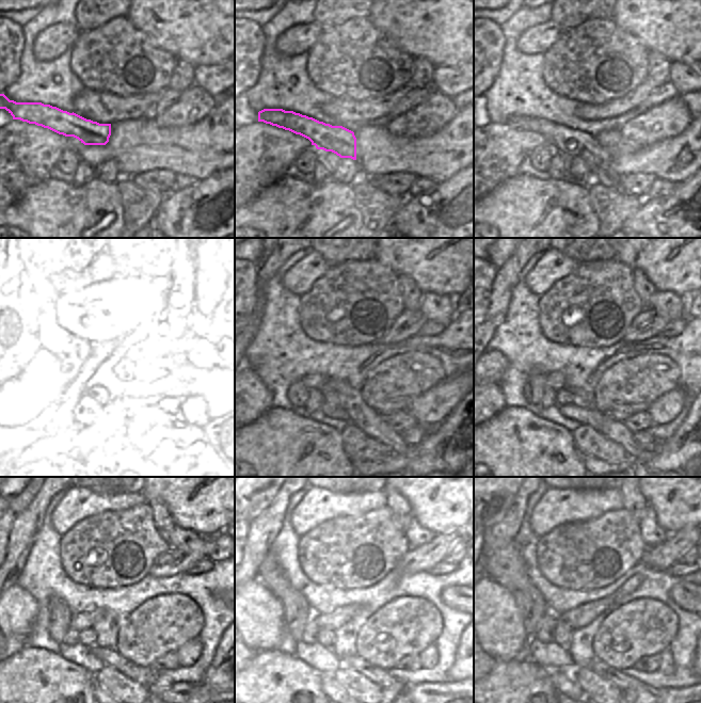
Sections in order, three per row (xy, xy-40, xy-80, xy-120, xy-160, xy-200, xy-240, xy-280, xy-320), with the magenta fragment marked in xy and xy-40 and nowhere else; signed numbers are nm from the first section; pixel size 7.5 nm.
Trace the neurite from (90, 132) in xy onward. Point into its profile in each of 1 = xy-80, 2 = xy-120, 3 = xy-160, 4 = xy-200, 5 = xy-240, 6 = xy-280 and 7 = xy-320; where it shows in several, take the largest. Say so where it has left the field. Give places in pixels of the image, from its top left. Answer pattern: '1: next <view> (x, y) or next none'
1: next xy-80 (566, 141)
2: next xy-120 (123, 411)
3: next xy-160 (372, 424)
4: next xy-200 (617, 431)
5: next xy-240 (176, 693)
6: next xy-280 (451, 693)
7: next xy-320 (690, 693)

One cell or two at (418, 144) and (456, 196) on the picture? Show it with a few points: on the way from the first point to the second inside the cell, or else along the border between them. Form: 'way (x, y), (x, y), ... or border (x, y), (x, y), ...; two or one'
border (462, 168), (437, 184); two

